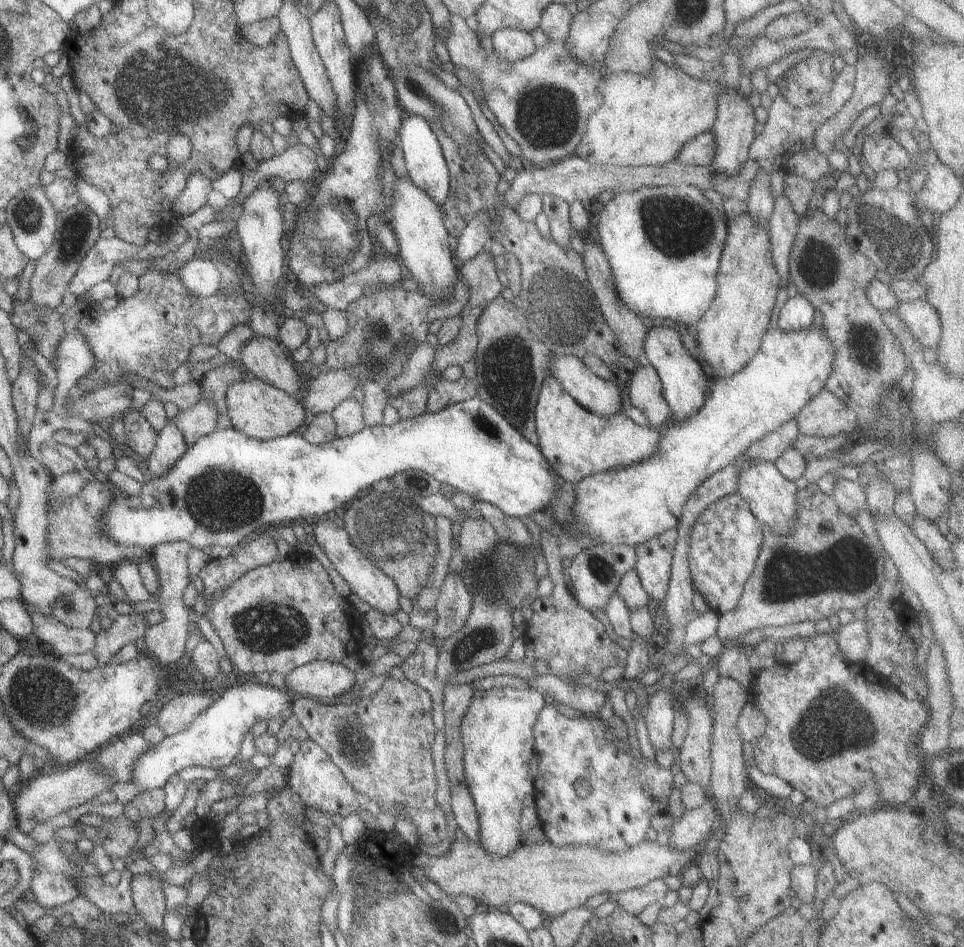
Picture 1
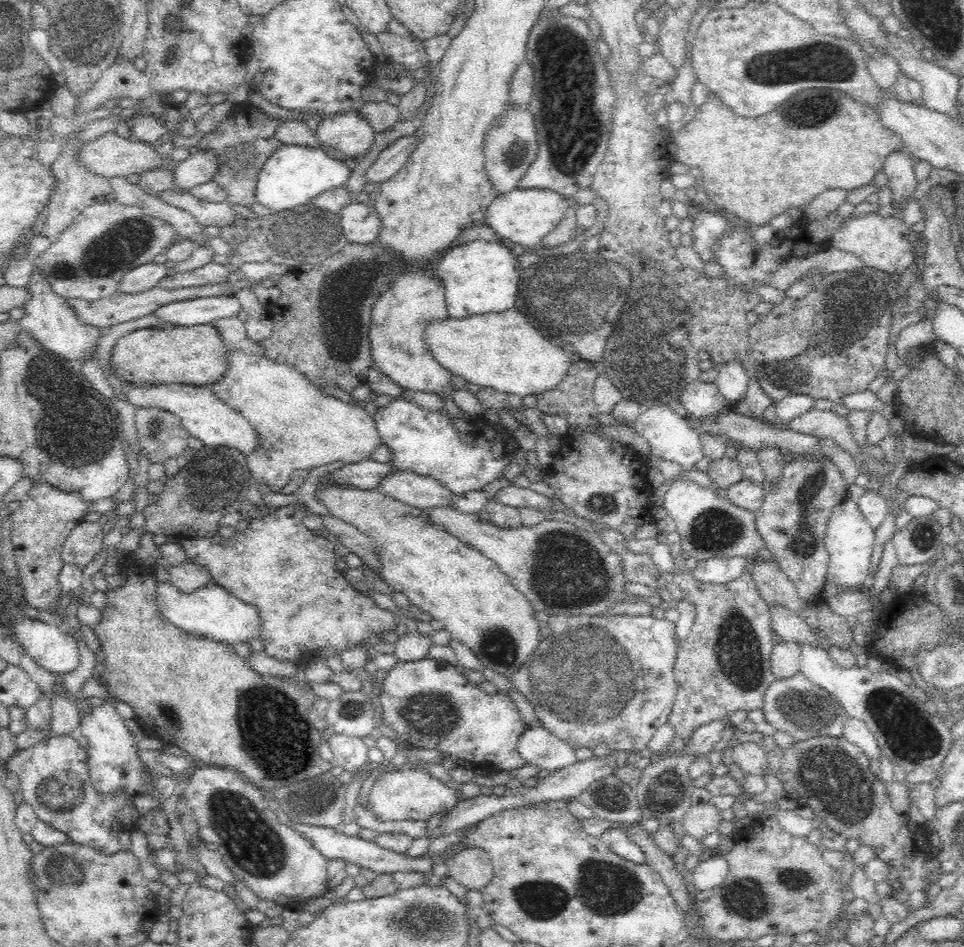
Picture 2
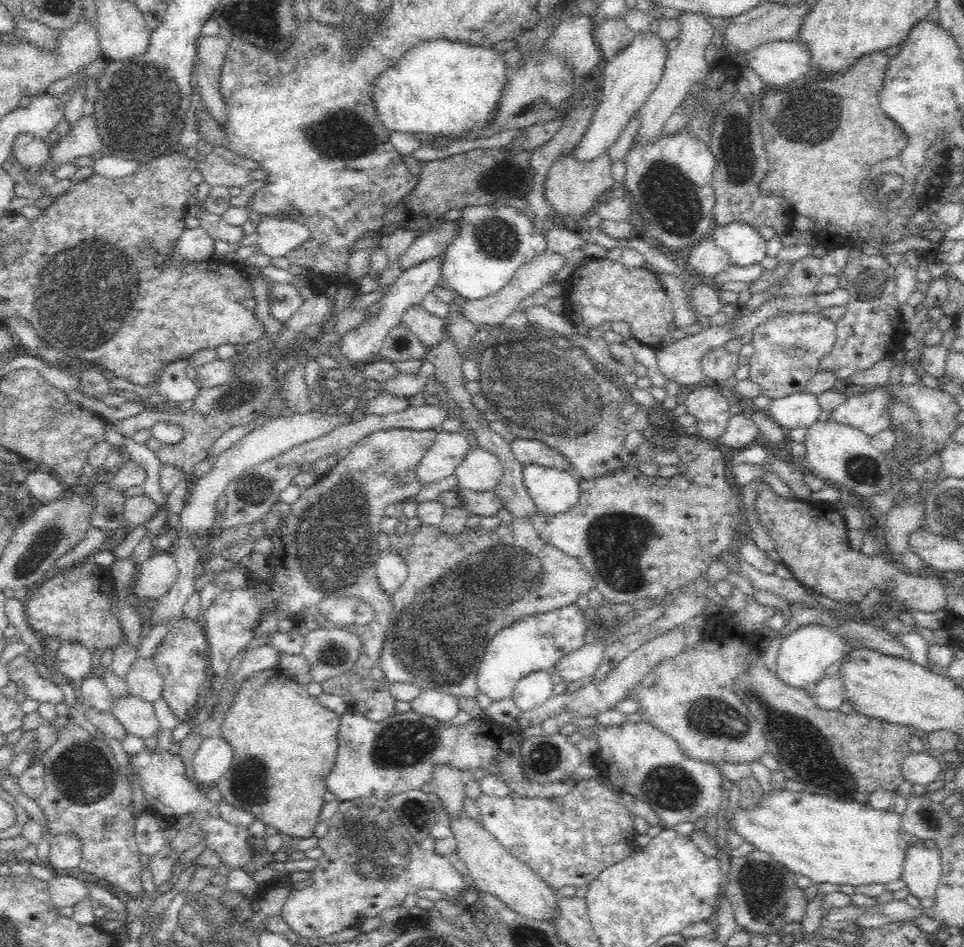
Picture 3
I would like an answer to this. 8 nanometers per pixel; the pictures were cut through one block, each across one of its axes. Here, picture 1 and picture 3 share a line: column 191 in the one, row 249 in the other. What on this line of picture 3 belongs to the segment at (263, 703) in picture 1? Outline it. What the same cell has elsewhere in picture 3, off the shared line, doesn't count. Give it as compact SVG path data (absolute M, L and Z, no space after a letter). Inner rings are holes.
M738 221L715 225L709 236L718 249L728 254L732 267L758 265L767 256L767 241L754 226Z

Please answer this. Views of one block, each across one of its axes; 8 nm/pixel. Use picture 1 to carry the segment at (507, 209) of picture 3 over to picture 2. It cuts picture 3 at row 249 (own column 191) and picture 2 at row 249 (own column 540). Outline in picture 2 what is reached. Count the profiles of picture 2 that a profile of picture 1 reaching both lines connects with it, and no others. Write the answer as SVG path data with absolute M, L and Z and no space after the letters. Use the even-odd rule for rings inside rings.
M468 242L456 245L438 264L438 277L444 283L444 296L450 317L458 320L471 316L501 313L514 309L522 270L509 245L499 242Z

